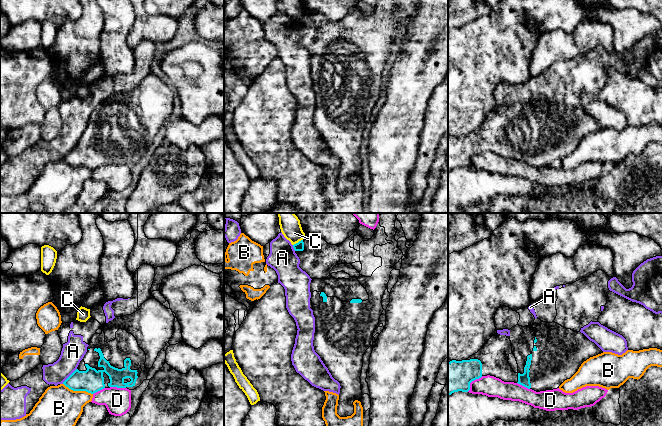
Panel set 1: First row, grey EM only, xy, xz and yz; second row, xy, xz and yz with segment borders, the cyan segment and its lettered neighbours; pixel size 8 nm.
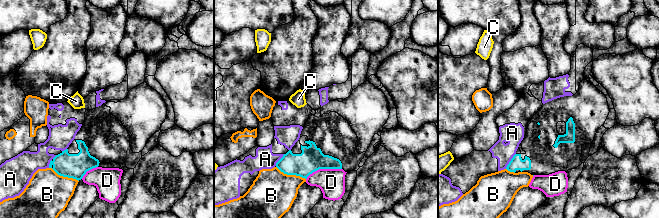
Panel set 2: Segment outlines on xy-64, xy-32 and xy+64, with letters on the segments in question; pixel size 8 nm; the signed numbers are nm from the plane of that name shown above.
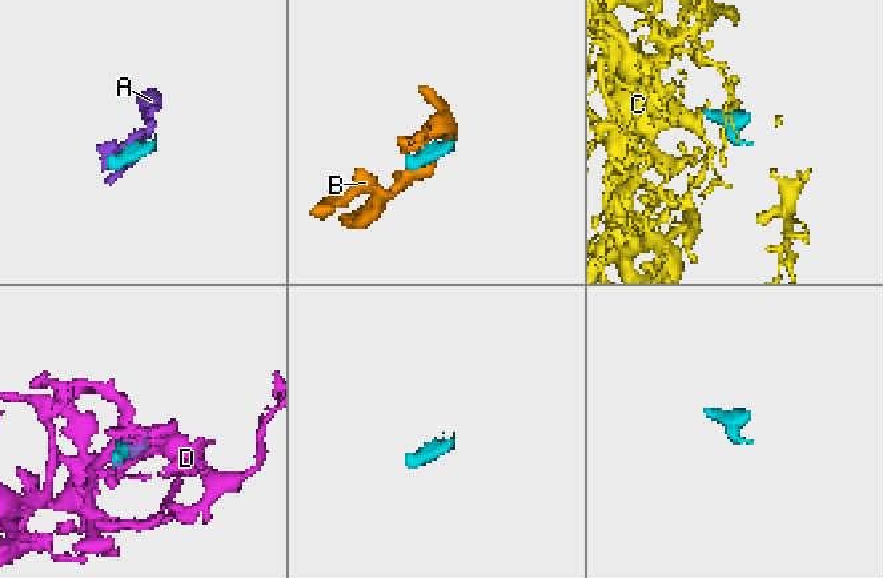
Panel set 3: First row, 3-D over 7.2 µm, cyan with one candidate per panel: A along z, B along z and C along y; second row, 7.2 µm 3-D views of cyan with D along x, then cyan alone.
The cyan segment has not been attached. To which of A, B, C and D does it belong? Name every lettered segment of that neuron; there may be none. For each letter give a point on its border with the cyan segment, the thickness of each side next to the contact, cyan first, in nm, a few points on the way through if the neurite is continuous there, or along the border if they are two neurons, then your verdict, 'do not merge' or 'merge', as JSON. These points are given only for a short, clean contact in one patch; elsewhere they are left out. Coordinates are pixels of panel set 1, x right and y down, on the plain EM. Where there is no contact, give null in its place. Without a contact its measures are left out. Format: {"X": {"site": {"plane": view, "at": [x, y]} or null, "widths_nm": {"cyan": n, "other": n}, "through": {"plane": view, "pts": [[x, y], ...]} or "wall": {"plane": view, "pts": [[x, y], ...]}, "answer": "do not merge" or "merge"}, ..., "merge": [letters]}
{"A": {"site": {"plane": "xy", "at": [69, 152]}, "widths_nm": {"cyan": 190, "other": 180}, "answer": "do not merge"}, "B": {"site": {"plane": "xy", "at": [78, 166]}, "widths_nm": {"cyan": 190, "other": 360}, "answer": "do not merge"}, "C": {"site": {"plane": "xz", "at": [298, 18]}, "widths_nm": {"cyan": 70, "other": 140}, "answer": "do not merge"}, "D": {"site": {"plane": "yz", "at": [472, 156]}, "widths_nm": {"cyan": 260, "other": 160}, "answer": "do not merge"}, "merge": []}

